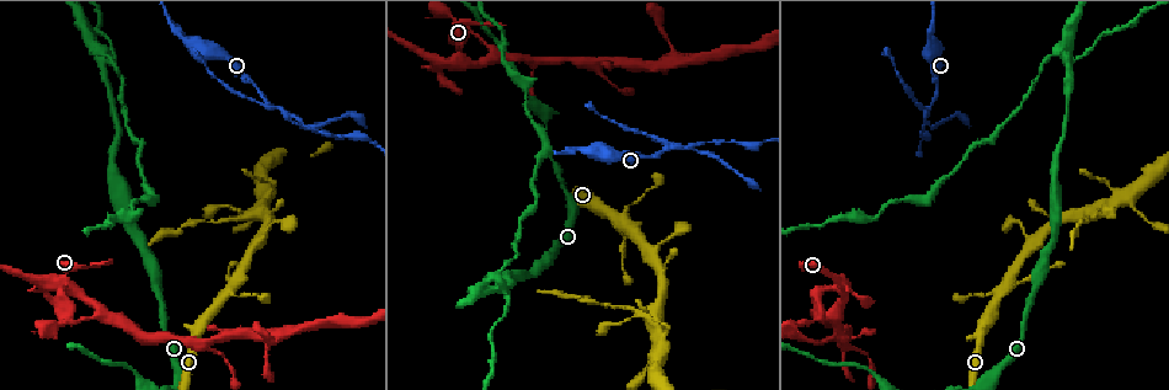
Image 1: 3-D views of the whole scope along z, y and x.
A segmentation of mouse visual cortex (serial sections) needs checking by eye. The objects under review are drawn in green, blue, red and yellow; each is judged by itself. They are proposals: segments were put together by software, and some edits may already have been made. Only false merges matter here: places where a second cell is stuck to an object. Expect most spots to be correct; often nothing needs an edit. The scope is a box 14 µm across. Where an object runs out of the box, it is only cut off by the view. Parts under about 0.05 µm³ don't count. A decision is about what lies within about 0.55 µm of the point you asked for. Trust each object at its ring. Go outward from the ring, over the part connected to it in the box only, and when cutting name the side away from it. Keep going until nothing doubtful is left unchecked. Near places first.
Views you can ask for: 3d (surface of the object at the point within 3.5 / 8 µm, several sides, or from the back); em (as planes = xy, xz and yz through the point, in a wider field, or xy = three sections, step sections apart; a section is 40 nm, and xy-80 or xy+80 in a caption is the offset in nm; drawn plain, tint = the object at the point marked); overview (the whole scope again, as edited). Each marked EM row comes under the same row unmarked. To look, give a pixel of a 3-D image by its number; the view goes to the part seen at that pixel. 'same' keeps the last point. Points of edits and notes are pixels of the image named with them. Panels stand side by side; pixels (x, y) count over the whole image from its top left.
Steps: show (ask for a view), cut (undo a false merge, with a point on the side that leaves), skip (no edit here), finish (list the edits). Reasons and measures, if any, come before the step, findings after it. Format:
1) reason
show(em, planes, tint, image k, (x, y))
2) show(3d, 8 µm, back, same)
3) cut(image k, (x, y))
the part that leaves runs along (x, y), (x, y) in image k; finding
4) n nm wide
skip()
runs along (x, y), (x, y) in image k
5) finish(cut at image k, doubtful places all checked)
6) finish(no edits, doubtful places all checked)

arms part here
show(3d, 3.5 µm, image 1, (103, 316))

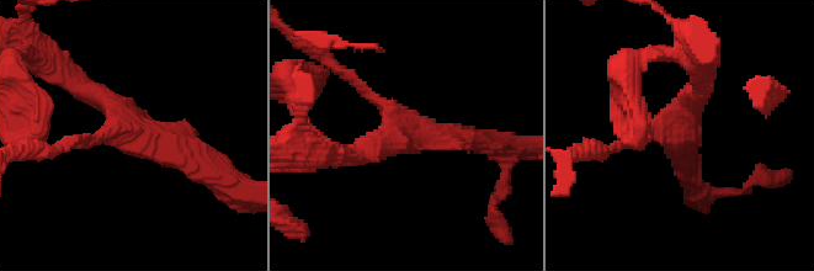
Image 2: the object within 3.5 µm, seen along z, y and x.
3 arms
skip()
runs along (69, 80), (206, 168) in image 2; continuous, no second cell

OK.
three-way junction
show(em, xy, step 5, tint, image 1, (926, 113))

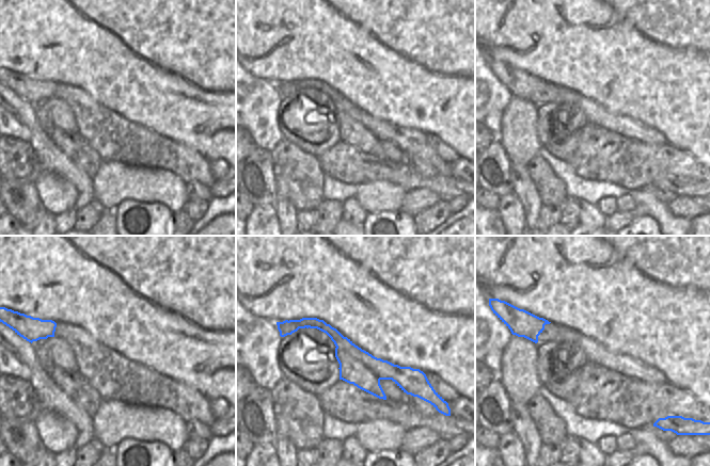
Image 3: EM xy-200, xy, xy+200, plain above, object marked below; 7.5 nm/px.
show(3d, 3.5 µm, same)

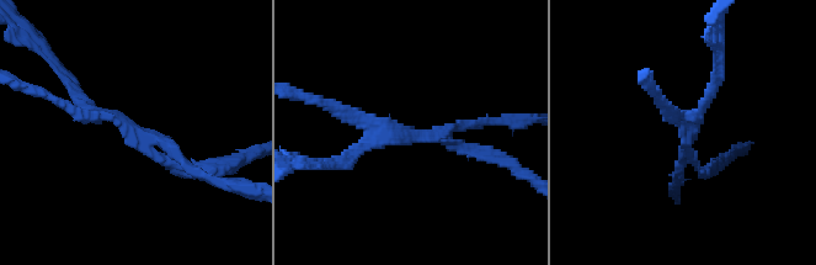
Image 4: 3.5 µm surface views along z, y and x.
260 nm wide
cut(image 4, (480, 149))
border along (324, 322), (380, 379) in image 3; a second cell is stuck on

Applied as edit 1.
four or more arms meet
show(3d, 3.5 µm, image 1, (102, 59))

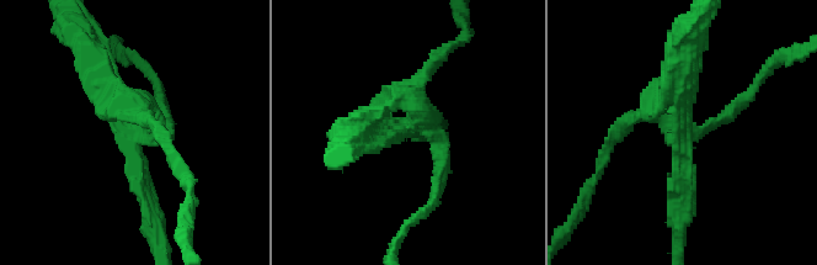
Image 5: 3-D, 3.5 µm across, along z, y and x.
show(em, xy, step 2, tint, image 5, (420, 122))

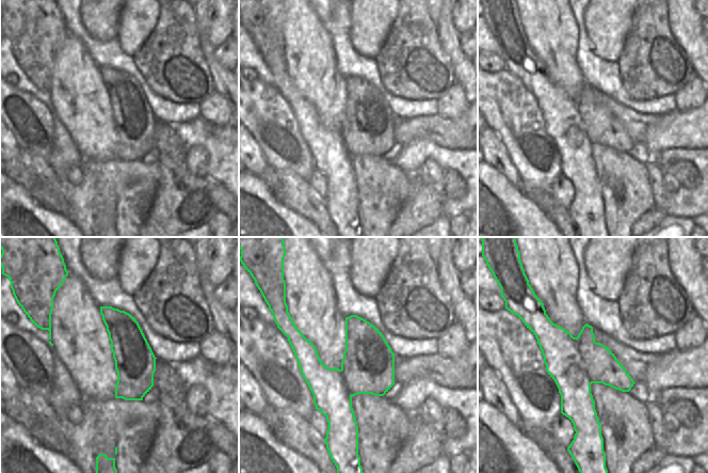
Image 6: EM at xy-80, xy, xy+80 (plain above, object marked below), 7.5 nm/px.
cut it another way
show(em, xy, step 5, tint, same)

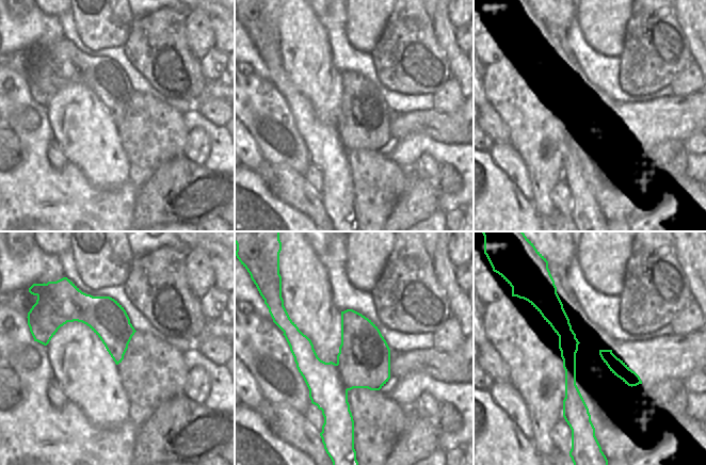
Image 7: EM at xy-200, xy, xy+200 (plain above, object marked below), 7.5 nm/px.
cut(image 5, (137, 109))
the part that leaves runs along (139, 126), (148, 107), (174, 157) in image 5; a second cell is stuck on

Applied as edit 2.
finish(cut at image 4, cut at image 5, doubtful places all checked)

